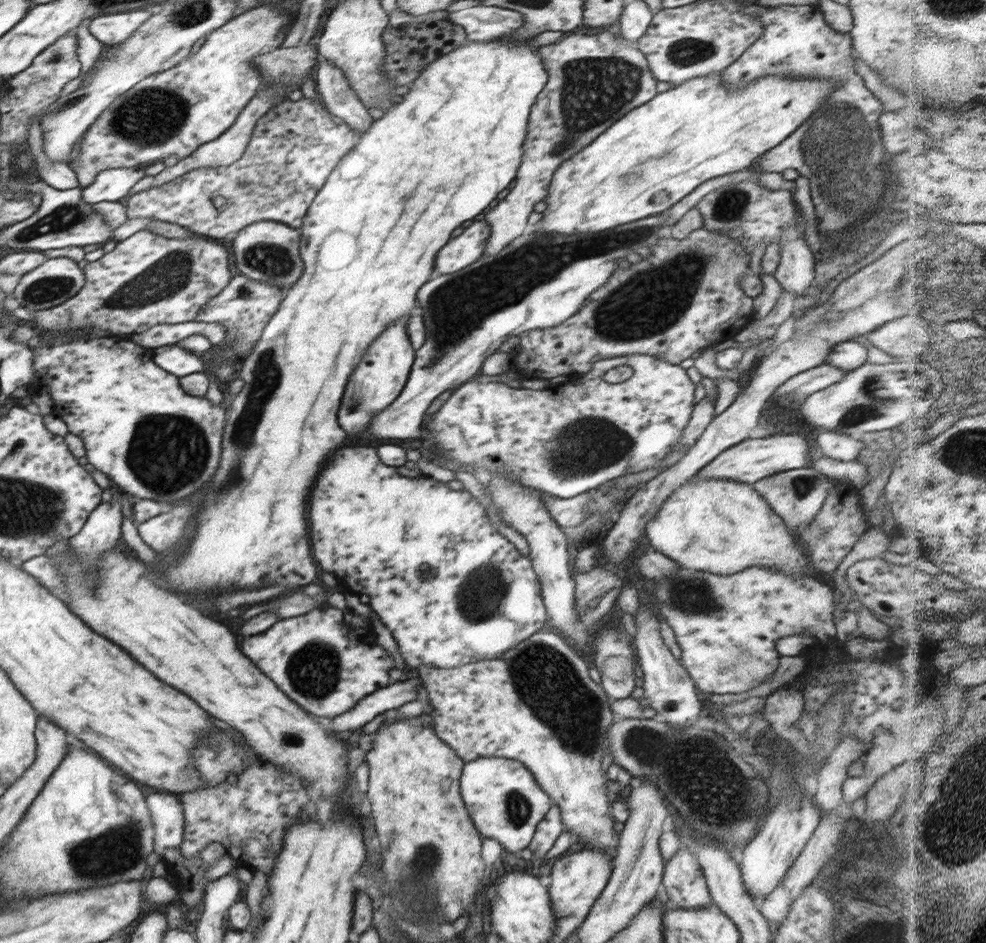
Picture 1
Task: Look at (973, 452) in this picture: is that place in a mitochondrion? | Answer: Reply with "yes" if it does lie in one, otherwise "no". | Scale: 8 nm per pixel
yes

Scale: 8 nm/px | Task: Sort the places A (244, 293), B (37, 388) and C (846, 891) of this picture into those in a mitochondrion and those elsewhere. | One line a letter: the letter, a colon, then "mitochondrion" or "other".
A: mitochondrion
B: other
C: mitochondrion

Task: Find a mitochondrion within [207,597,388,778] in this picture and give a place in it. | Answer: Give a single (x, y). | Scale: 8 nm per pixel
(314, 670)

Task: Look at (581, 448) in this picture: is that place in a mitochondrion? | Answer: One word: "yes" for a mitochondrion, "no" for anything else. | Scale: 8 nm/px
yes

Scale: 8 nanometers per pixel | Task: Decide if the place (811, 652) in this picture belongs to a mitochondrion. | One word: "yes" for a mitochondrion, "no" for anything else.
no

